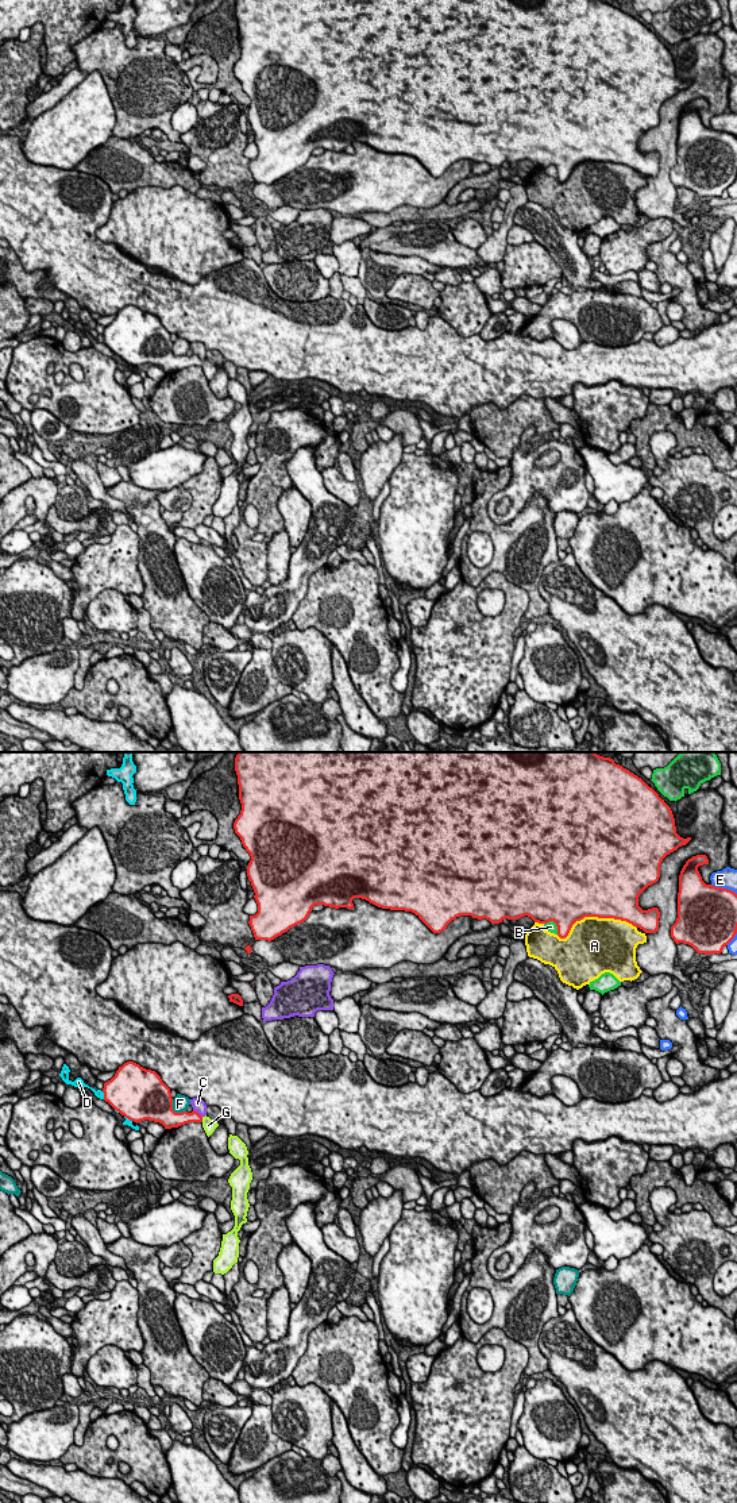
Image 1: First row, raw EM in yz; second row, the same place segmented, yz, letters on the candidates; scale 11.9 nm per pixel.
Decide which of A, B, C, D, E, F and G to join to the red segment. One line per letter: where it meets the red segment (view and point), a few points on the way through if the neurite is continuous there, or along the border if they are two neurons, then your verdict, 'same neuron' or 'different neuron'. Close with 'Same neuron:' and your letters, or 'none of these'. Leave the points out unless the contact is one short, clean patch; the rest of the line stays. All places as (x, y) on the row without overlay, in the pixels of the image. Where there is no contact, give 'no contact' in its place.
A: meets red in yz at (594, 160); different neuron
B: meets red in yz at (555, 166); different neuron
C: meets red in yz at (197, 357); different neuron
D: meets red in yz at (104, 339); different neuron
E: meets red in yz at (724, 133); different neuron
F: meets red in yz at (173, 354); different neuron
G: meets red in yz at (201, 363); runs through yz (181, 362), (201, 363), (208, 369); same neuron
Same neuron: G

